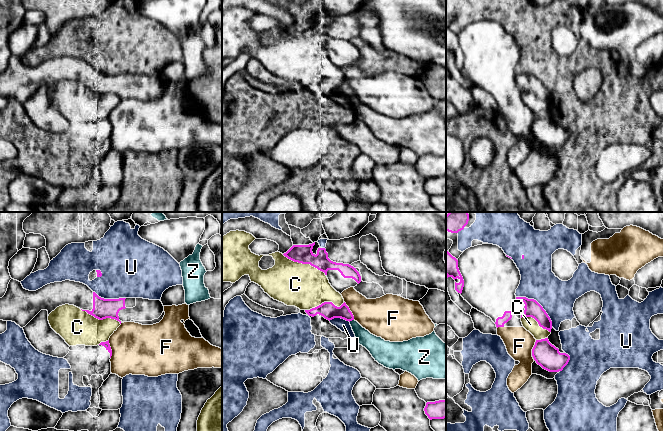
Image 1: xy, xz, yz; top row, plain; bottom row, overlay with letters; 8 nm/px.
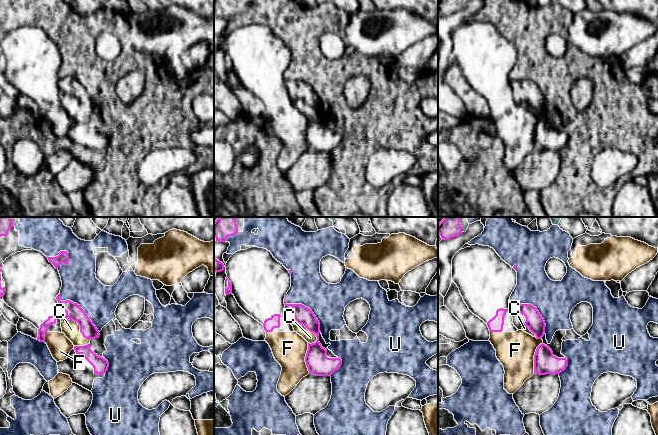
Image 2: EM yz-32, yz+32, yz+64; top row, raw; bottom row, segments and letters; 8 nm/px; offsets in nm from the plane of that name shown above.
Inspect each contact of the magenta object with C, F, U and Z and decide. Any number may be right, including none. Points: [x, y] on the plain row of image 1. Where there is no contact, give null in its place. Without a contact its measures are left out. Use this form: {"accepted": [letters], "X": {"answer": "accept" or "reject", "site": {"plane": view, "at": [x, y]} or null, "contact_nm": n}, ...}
{"accepted": [], "C": {"answer": "reject", "site": {"plane": "xz", "at": [304, 39]}, "contact_nm": 400}, "F": {"answer": "reject", "site": {"plane": "xz", "at": [349, 86]}, "contact_nm": 170}, "U": {"answer": "reject", "site": {"plane": "yz", "at": [539, 80]}, "contact_nm": 380}, "Z": {"answer": "reject", "site": {"plane": "xz", "at": [351, 96]}, "contact_nm": 40}}

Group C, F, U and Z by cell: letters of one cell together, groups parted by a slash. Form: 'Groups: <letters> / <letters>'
Groups: C / F / U / Z

